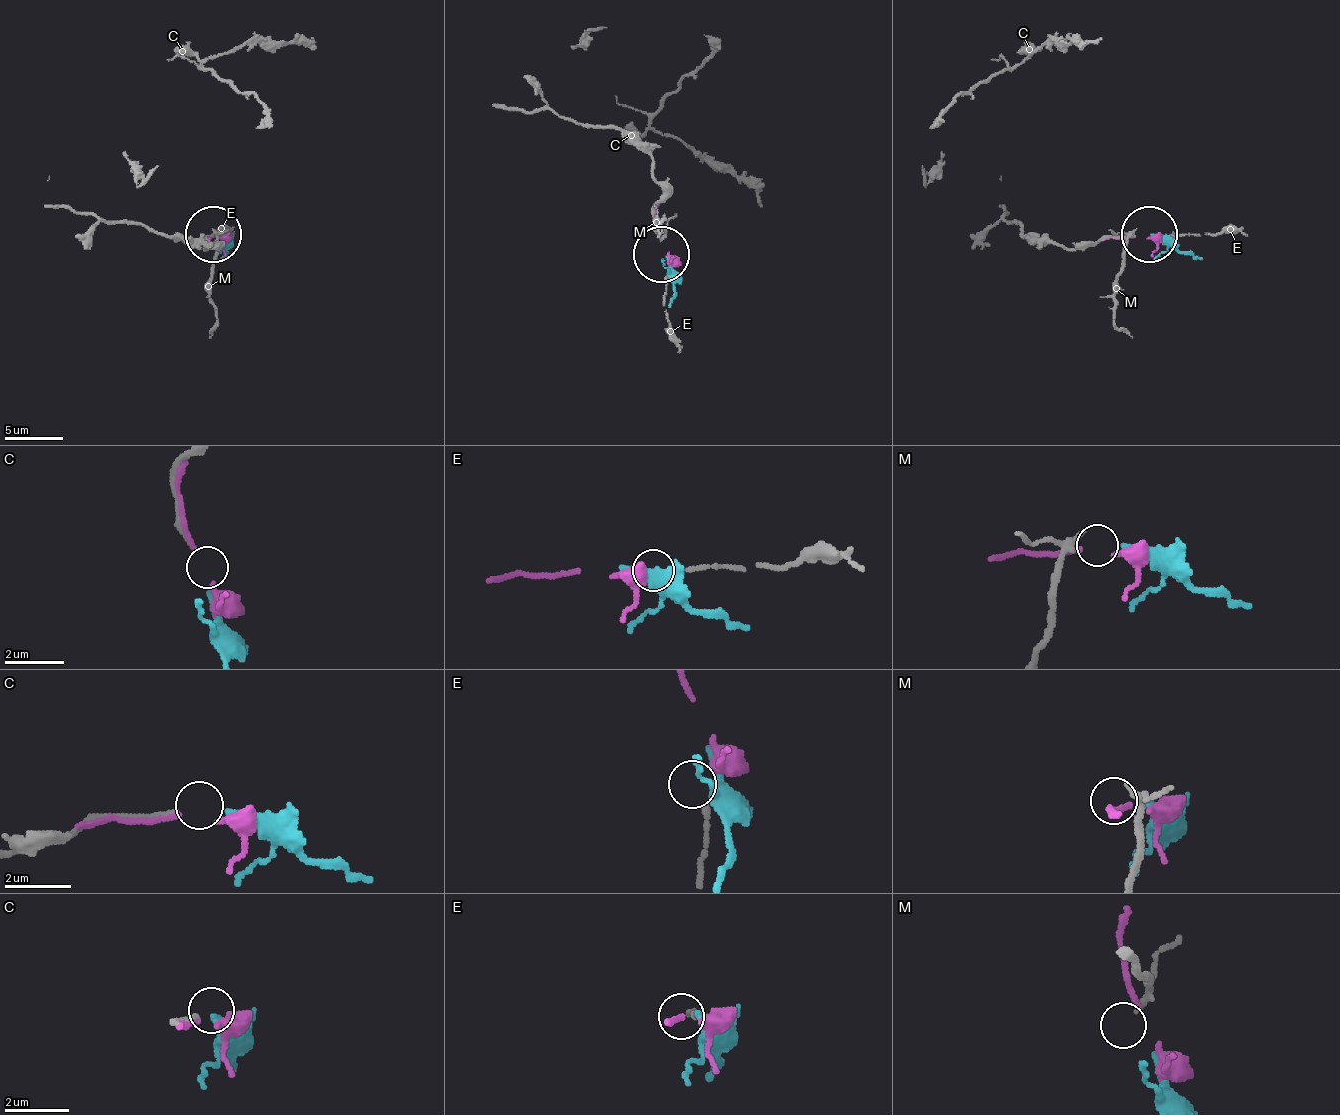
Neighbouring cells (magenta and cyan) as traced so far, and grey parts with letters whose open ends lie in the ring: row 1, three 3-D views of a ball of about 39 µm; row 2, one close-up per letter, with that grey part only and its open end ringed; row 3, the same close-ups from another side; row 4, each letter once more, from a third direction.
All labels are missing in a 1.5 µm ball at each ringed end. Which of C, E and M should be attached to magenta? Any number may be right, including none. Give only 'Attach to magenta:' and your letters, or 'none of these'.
Attach to magenta: E

